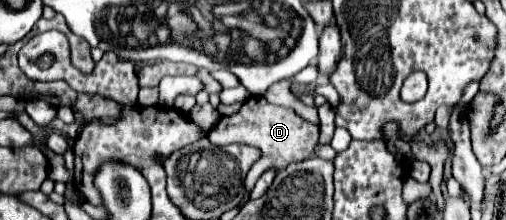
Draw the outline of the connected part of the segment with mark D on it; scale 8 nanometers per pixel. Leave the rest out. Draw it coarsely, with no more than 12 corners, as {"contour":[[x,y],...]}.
{"contour":[[249,97],[207,133],[213,145],[243,143],[261,157],[249,191],[269,167],[307,159],[317,125],[293,109]]}

